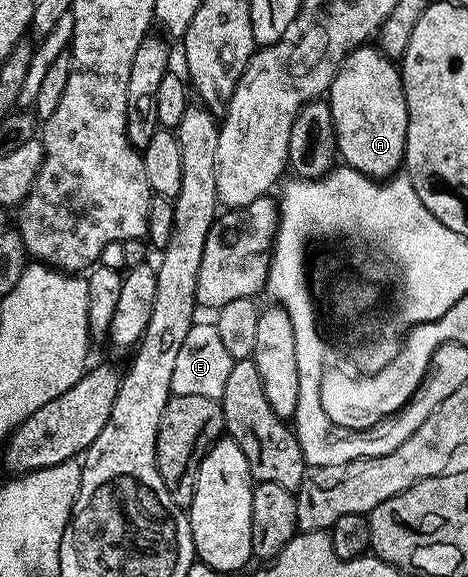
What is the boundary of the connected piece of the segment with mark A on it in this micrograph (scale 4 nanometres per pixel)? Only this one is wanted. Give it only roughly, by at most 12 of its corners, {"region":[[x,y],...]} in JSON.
{"region":[[376,46],[327,93],[346,165],[384,180],[405,163],[398,65]]}

